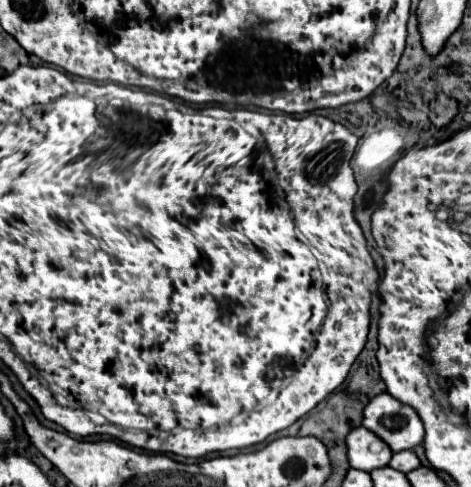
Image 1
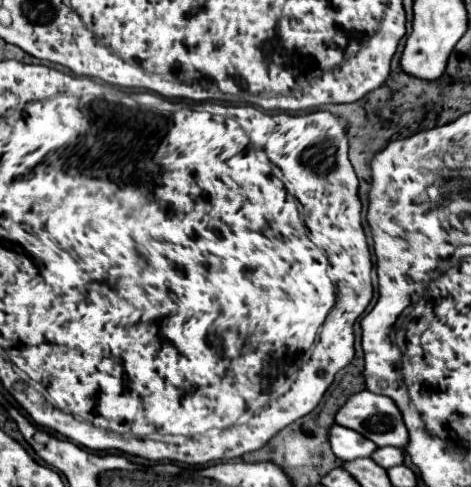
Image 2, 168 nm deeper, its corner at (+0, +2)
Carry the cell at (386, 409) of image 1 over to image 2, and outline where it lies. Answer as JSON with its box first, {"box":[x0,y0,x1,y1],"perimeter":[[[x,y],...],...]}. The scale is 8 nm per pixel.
{"box":[336,390,408,448],"perimeter":[[[362,390],[354,396],[350,396],[346,400],[346,404],[336,412],[336,424],[356,430],[358,434],[366,436],[368,440],[372,440],[376,446],[396,446],[396,448],[404,448],[408,444],[408,430],[402,422],[402,414],[396,408],[396,404],[390,398],[372,394],[368,390]]]}

